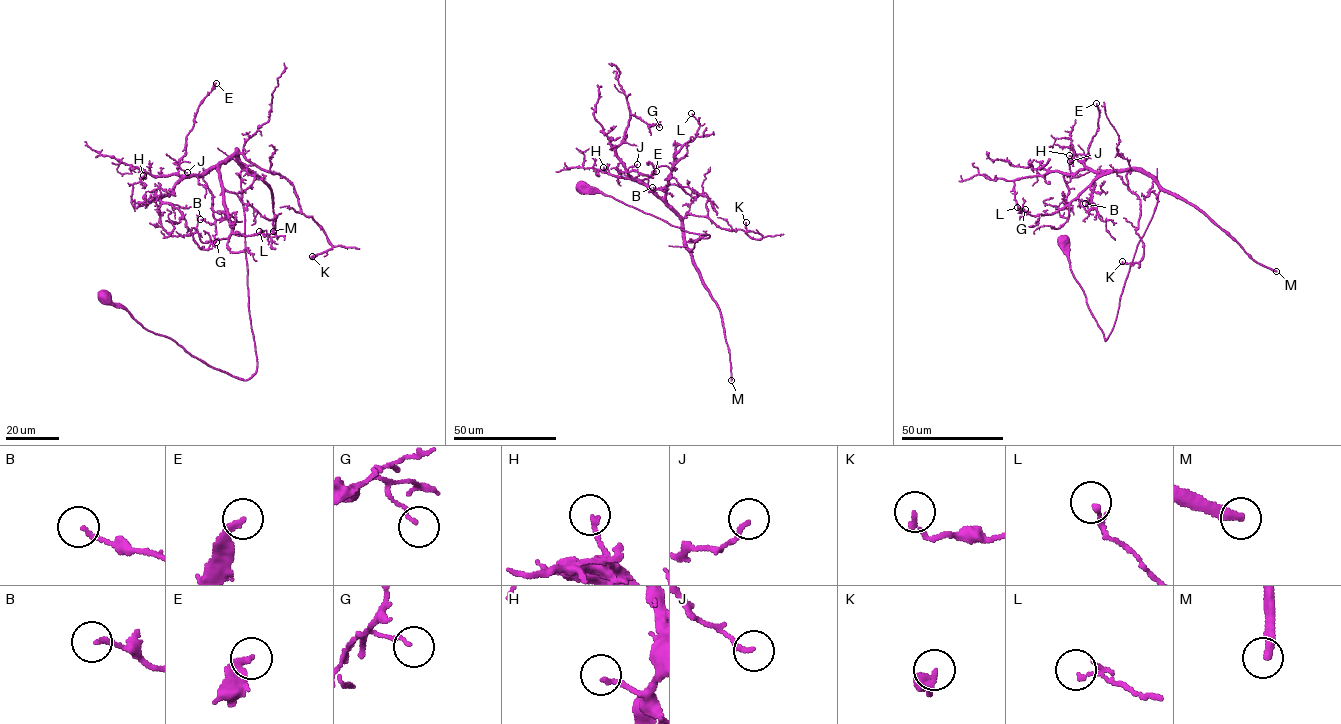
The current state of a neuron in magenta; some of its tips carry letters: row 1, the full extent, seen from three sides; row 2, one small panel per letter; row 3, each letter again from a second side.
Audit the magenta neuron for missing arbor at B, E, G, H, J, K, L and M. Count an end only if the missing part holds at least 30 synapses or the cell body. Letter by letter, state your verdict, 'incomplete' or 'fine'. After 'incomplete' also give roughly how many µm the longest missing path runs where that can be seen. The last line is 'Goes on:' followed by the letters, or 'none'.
B: fine
E: fine
G: fine
H: fine
J: fine
K: fine
L: fine
M: incomplete | 450 µm
Goes on: M

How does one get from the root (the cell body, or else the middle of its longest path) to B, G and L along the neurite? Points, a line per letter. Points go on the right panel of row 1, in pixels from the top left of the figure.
B: (1063, 241), (1070, 270), (1105, 341), (1159, 186), (1137, 170), (1107, 170), (1095, 179), (1090, 209), (1085, 203)
G: (1063, 241), (1070, 270), (1105, 341), (1159, 186), (1134, 170), (1048, 172), (1014, 181), (1017, 208), (1025, 209)
L: (1063, 241), (1105, 341), (1159, 186), (1137, 170), (1115, 170), (1052, 213), (1032, 215), (1017, 207)

